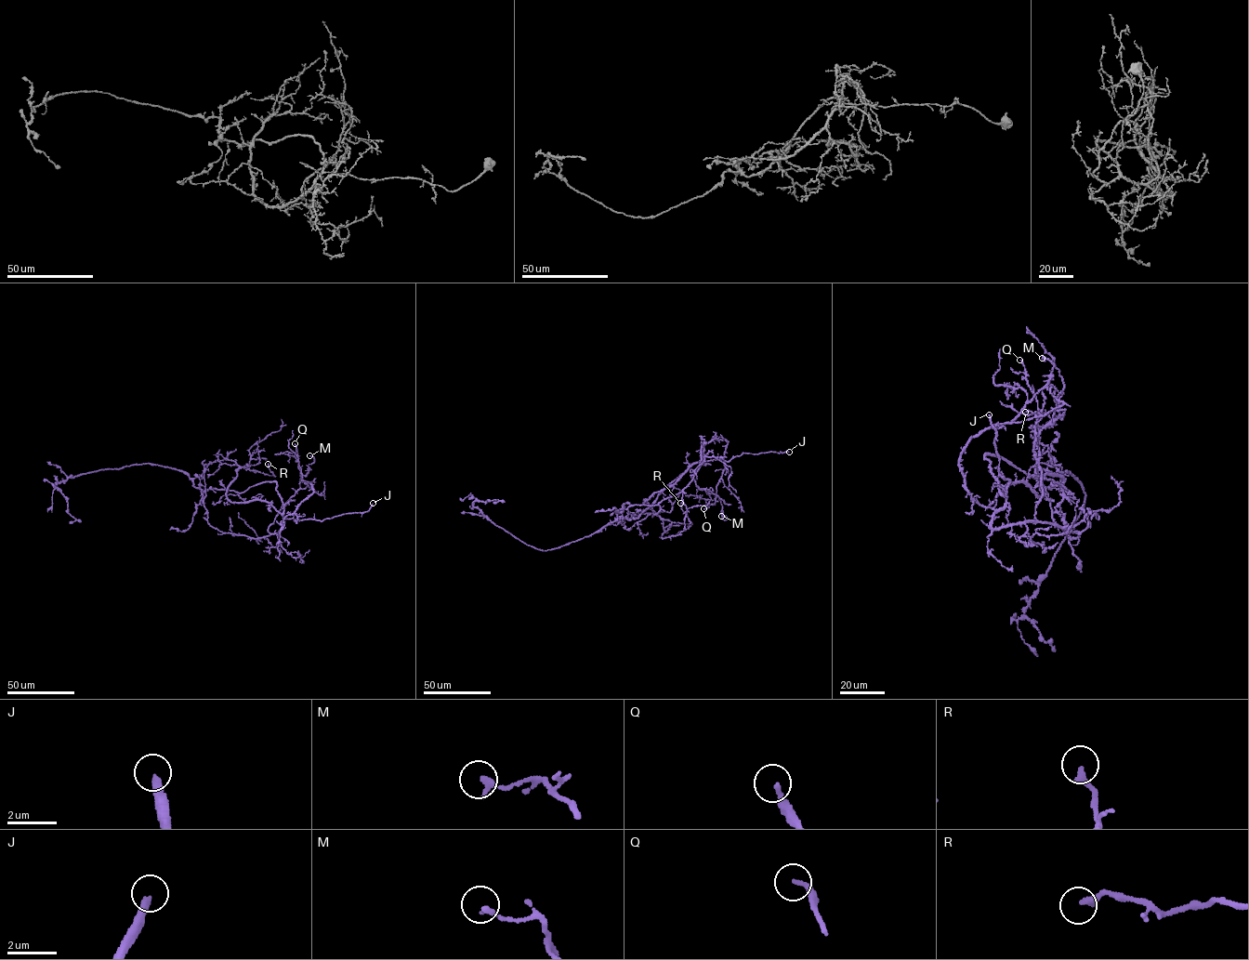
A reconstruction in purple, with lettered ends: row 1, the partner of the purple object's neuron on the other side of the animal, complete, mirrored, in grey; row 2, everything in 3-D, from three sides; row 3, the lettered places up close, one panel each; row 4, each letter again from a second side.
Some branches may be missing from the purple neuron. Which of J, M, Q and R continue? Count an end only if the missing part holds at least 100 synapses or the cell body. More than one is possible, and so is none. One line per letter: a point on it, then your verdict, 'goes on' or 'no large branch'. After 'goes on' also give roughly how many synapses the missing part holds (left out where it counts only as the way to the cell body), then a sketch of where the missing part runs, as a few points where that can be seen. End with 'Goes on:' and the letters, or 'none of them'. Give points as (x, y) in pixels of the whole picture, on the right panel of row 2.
J: place (989, 414); goes on; course (989, 414), (988, 401), (996, 389)
M: place (1042, 358); no large branch
Q: place (1019, 360); no large branch
R: place (1025, 412); no large branch
Goes on: J

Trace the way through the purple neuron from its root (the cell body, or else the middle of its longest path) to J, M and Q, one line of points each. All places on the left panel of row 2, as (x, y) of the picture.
J: (243, 492), (266, 481), (276, 482), (283, 517), (299, 520), (322, 520), (364, 512), (373, 503)
M: (243, 492), (276, 482), (282, 521), (313, 493), (310, 482), (302, 478), (314, 461), (309, 455)
Q: (243, 492), (276, 482), (283, 506), (278, 534), (269, 532), (269, 527), (300, 488), (295, 443)

